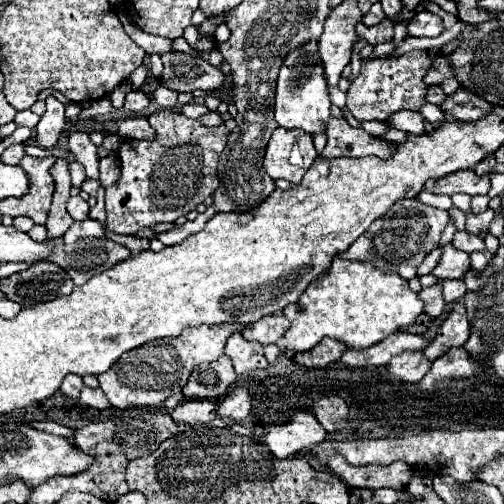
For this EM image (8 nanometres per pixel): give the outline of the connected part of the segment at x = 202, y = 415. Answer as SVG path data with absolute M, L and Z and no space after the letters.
M185 400L171 412L171 418L179 424L209 424L215 416L215 404L209 400Z

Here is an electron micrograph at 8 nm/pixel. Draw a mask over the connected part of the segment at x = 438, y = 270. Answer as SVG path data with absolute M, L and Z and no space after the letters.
M447 244L443 248L443 256L439 264L435 266L433 274L439 280L463 280L465 274L469 272L469 254L457 250L453 244Z

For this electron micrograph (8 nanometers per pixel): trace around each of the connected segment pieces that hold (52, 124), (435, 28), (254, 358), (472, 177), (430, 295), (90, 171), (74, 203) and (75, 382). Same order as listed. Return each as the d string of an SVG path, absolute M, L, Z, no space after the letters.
M49 96L45 100L45 104L47 104L47 110L41 116L39 124L35 126L35 132L37 132L35 138L37 138L39 146L53 148L65 126L65 116L63 116L65 106L59 100L55 100L55 96Z
M417 14L409 24L409 32L415 32L415 36L439 36L443 32L441 18L435 14Z
M235 332L225 346L225 354L233 360L237 376L243 376L253 370L263 370L269 366L265 354L263 354L263 344L259 342L249 342L241 336L241 332Z
M459 170L459 172L453 172L453 174L437 180L437 194L453 196L457 192L463 192L469 196L487 194L489 192L489 178L477 176L471 170Z
M433 284L419 292L419 298L425 302L425 312L431 318L437 318L445 312L445 300L441 296L441 284Z
M73 132L69 136L69 152L75 154L75 160L79 164L83 164L87 178L99 178L97 146L89 140L87 132Z
M75 196L67 202L67 212L71 214L73 220L87 220L89 218L89 204L85 200L81 200L79 196Z
M77 374L65 376L65 380L63 380L63 384L61 384L61 392L63 392L67 398L73 398L73 400L79 400L81 388L83 388L83 378L77 376Z

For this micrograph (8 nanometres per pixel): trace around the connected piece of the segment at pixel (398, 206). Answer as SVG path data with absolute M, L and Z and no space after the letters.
M417 198L397 200L391 208L391 214L385 214L367 228L351 246L341 254L341 258L355 262L369 262L381 272L395 272L405 280L417 276L417 266L423 258L439 244L441 232L447 226L449 216L445 210L425 206Z

